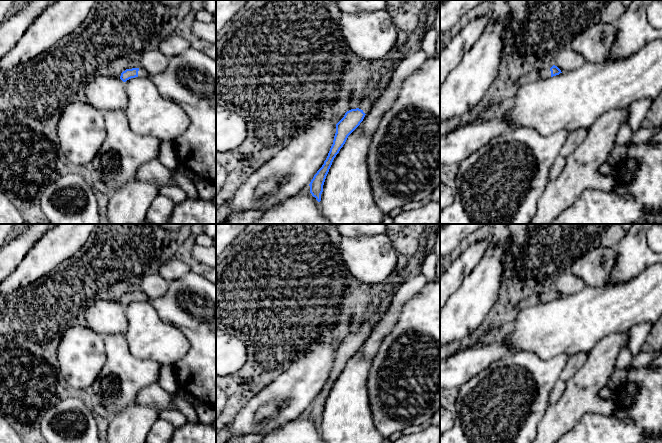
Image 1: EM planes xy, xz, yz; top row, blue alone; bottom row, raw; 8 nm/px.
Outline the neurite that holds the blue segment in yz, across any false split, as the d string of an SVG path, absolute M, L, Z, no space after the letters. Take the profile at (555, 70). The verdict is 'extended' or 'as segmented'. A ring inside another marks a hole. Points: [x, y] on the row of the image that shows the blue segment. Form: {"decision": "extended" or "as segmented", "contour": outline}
{"decision": "extended", "contour": "M553 65L551 68L542 68L538 66L534 78L547 79L559 75L560 73L562 73L561 70L555 65Z"}

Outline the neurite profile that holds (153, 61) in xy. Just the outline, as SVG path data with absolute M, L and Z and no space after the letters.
M158 49L147 50L141 56L141 67L143 67L149 76L154 76L164 71L168 65L169 58L163 55Z

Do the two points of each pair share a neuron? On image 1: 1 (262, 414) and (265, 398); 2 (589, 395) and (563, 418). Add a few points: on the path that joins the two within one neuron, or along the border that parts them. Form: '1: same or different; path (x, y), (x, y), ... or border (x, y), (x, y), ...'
1: different; border (285, 402), (270, 401), (257, 411), (255, 417)
2: same; path (583, 398), (569, 412)

